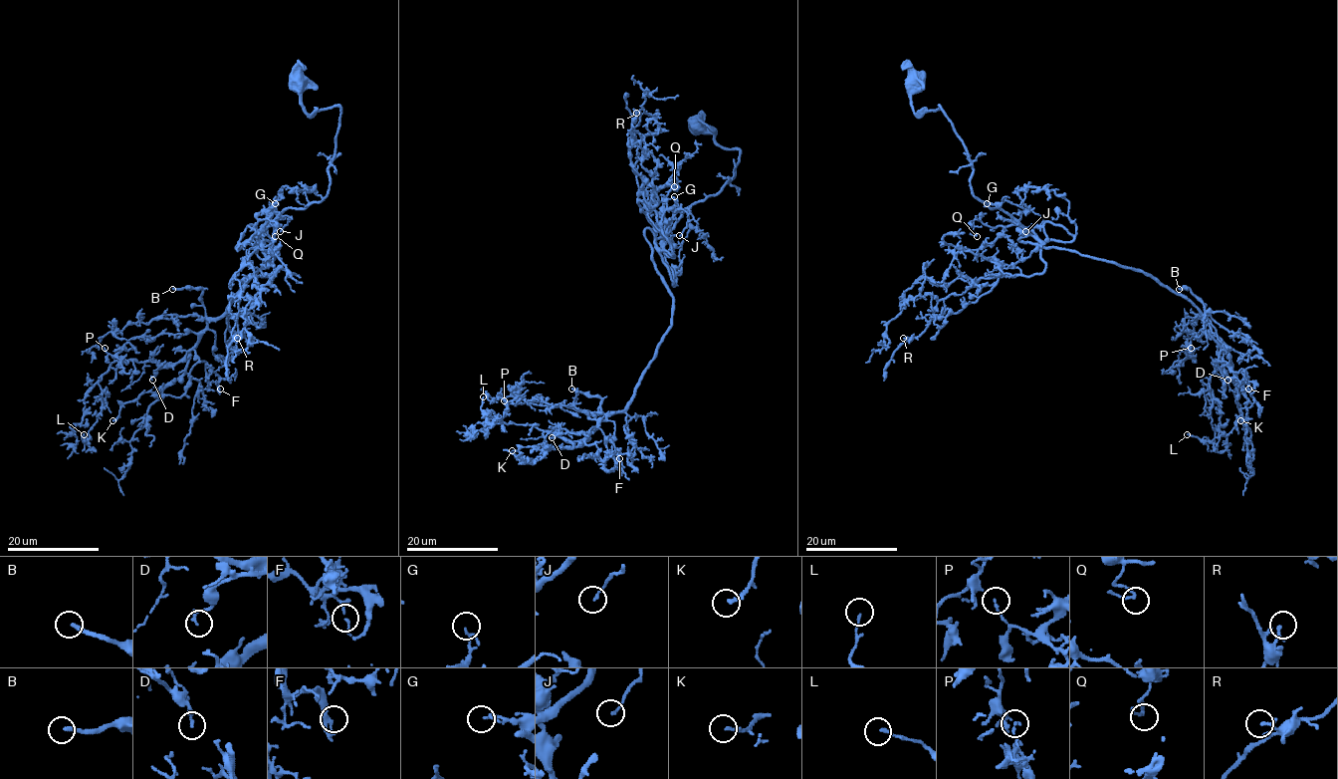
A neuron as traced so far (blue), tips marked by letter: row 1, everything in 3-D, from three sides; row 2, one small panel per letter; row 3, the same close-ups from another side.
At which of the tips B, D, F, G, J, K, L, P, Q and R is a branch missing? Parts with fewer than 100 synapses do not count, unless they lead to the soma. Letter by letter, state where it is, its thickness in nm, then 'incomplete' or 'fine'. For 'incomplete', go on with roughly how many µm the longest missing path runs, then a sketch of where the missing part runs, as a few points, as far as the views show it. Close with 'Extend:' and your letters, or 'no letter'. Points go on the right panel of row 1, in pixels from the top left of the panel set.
B: place (1179, 289); calibre 200 nm; incomplete; missing 40 µm; course (1179, 289), (1172, 284), (1155, 283), (1151, 286), (1151, 297), (1157, 304), (1161, 338), (1183, 362), (1182, 374)
D: place (1227, 380); calibre 150 nm; fine
F: place (1248, 389); calibre 150 nm; fine
G: place (987, 203); calibre 170 nm; fine
J: place (1025, 231); calibre 120 nm; fine
K: place (1240, 420); calibre 190 nm; incomplete; missing 35 µm; course (1240, 420), (1246, 434), (1247, 477), (1233, 504), (1226, 508), (1220, 504), (1217, 516)
L: place (1187, 434); calibre 140 nm; fine
P: place (1191, 348); calibre 90 nm; fine
Q: place (977, 236); calibre 110 nm; fine
R: place (903, 338); calibre 170 nm; fine
Extend: B, K

